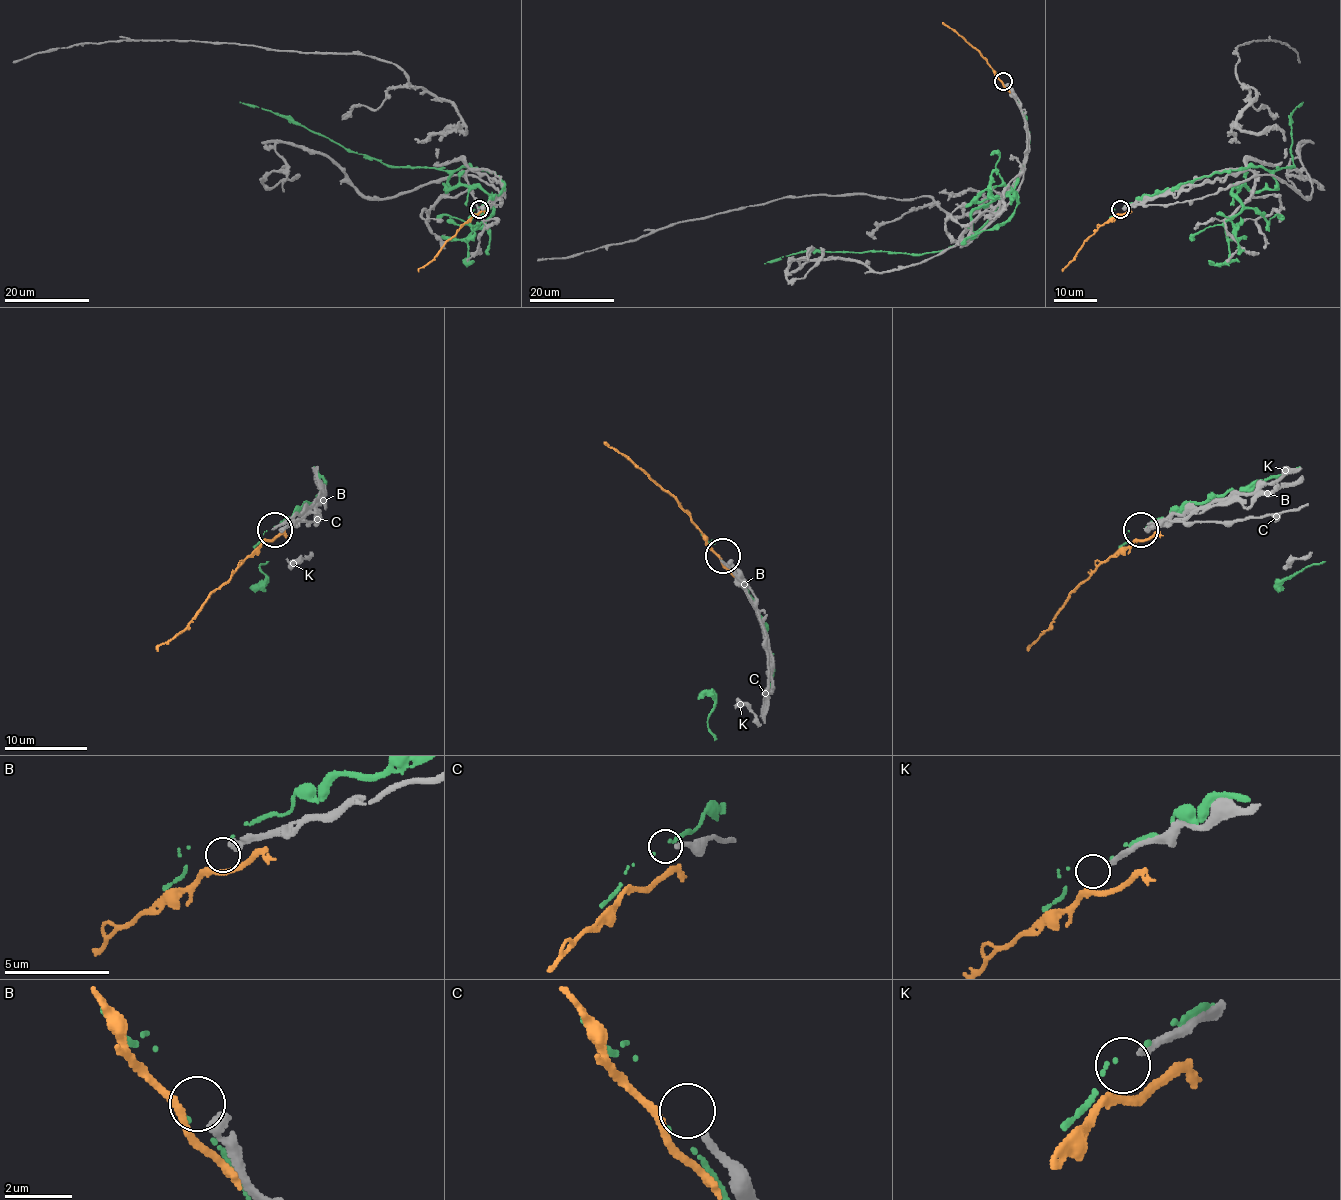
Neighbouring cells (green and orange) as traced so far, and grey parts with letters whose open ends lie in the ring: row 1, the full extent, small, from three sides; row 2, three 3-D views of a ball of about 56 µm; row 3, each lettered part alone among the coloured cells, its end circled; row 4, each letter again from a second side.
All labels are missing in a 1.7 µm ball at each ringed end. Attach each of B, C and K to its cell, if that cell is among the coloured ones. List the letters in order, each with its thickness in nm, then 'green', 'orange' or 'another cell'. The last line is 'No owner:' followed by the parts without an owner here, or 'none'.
B: 400 nm | another cell
C: 220 nm | another cell
K: 220 nm | another cell
No owner: B, C, K

